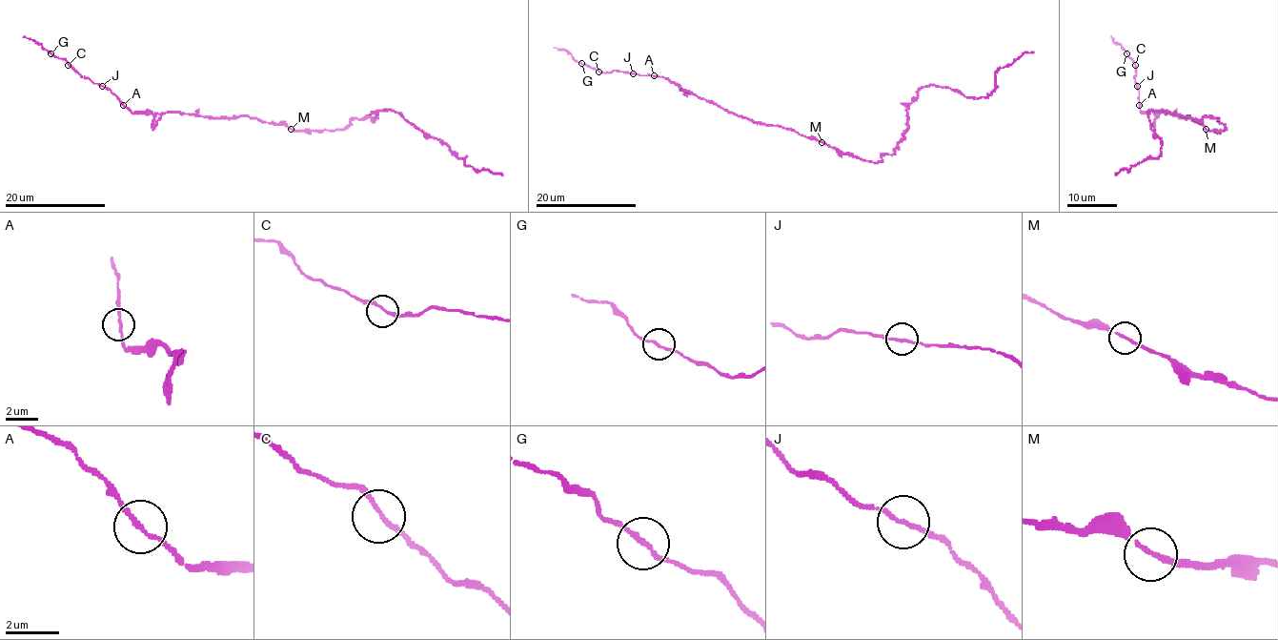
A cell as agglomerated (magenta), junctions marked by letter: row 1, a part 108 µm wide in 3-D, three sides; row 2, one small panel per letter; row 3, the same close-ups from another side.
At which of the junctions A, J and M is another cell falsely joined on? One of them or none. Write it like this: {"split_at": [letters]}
{"split_at": []}

